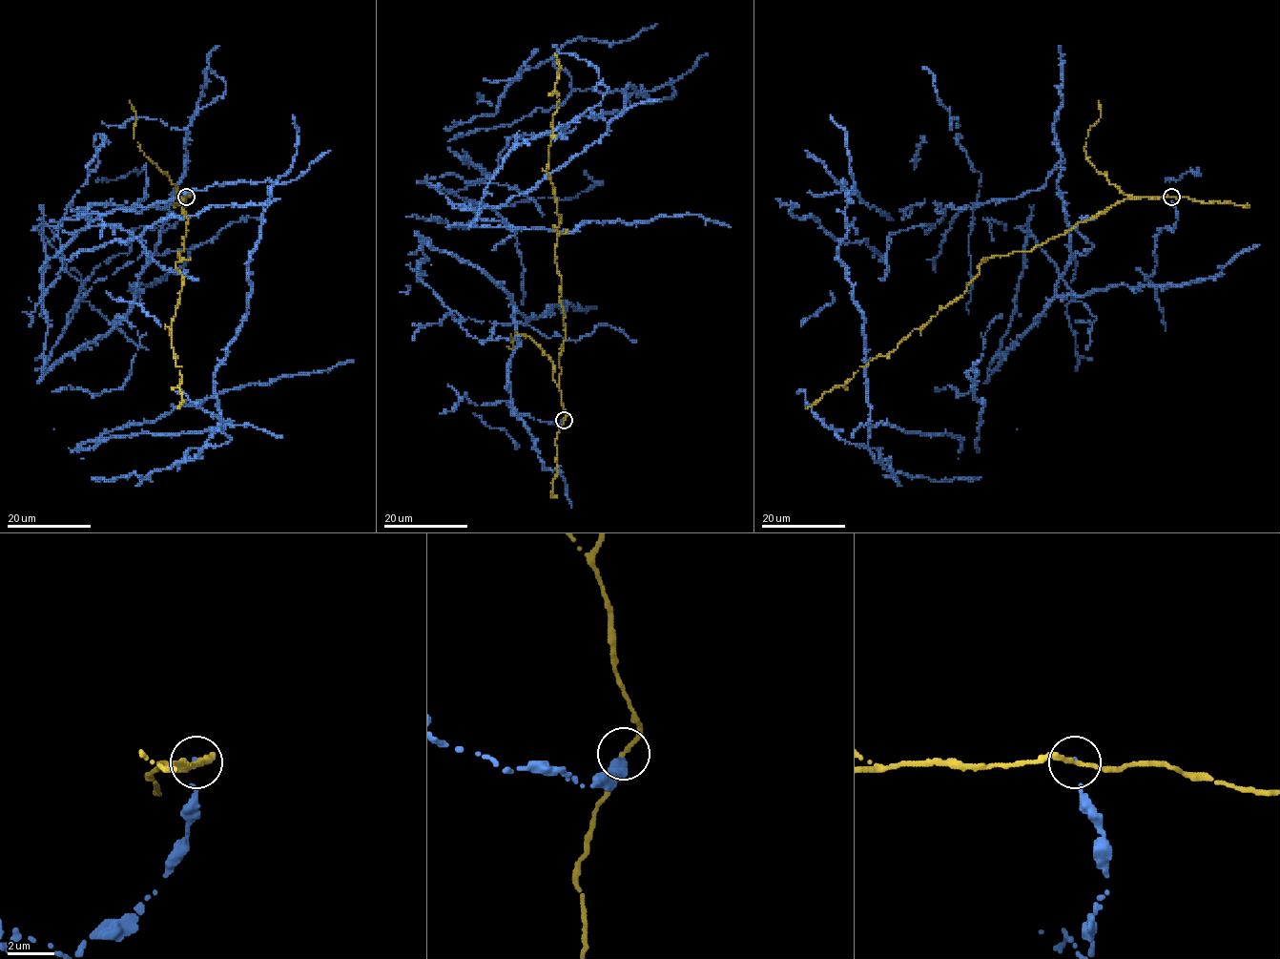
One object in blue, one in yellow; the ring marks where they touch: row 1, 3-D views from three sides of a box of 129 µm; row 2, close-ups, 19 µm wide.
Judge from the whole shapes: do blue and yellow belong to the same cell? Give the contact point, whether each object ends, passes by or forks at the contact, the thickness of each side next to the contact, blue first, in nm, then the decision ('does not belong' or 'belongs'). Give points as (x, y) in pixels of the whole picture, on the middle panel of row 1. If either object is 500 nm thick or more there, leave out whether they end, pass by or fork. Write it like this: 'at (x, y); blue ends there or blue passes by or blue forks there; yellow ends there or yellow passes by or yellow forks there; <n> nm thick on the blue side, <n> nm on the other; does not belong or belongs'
at (564, 420); blue ends there; yellow passes by; 70 nm thick on the blue side, 190 nm on the other; does not belong

